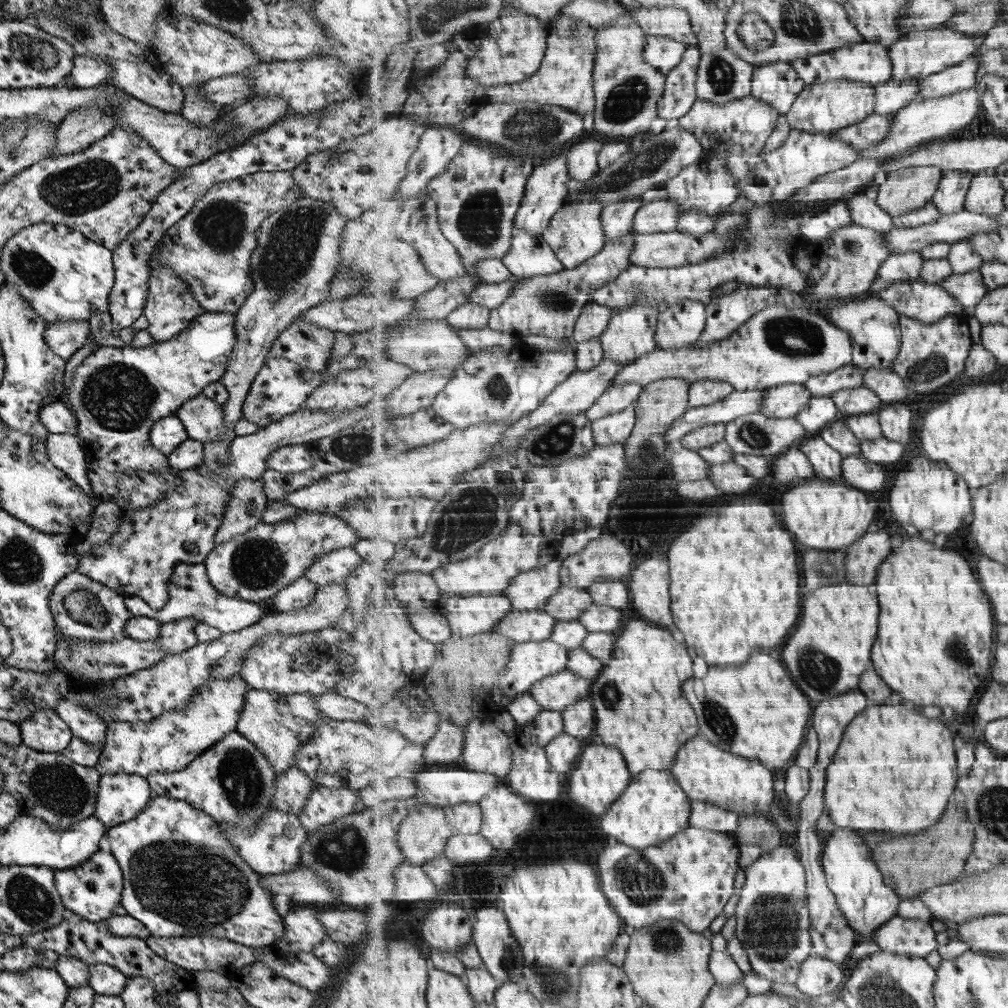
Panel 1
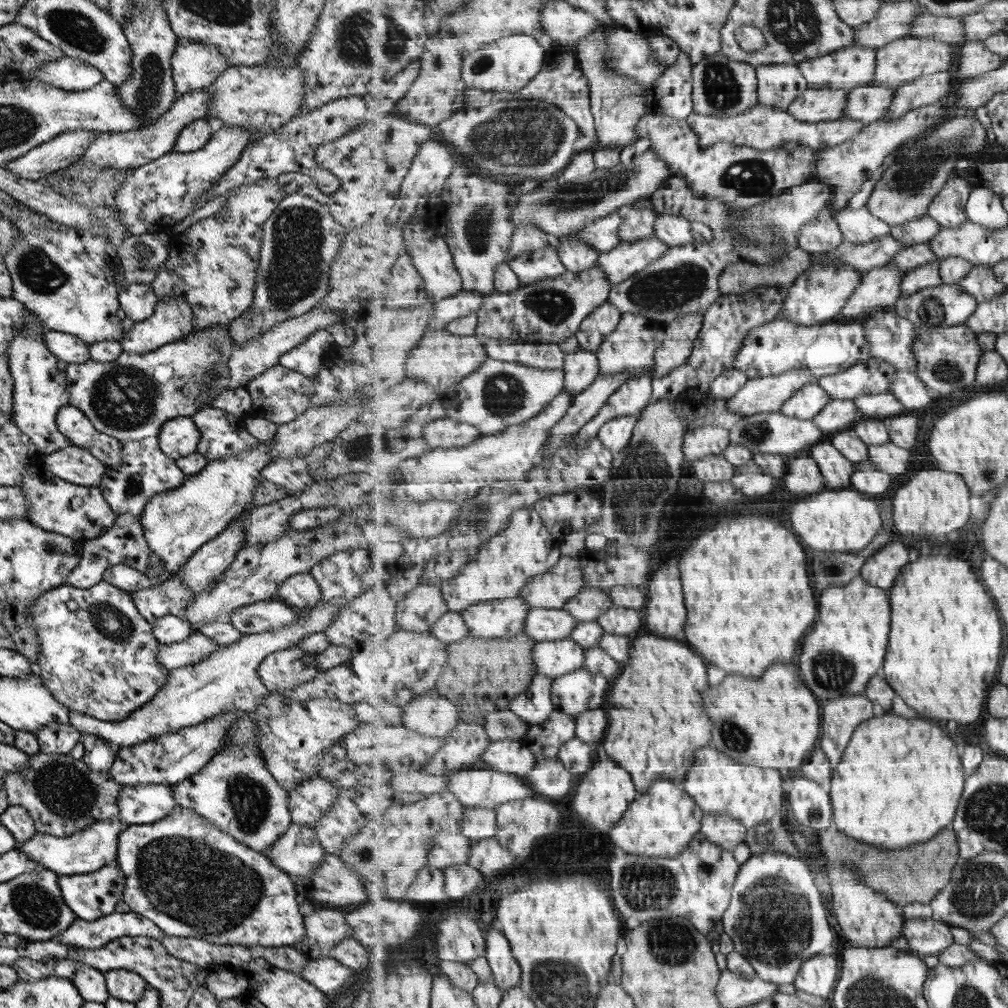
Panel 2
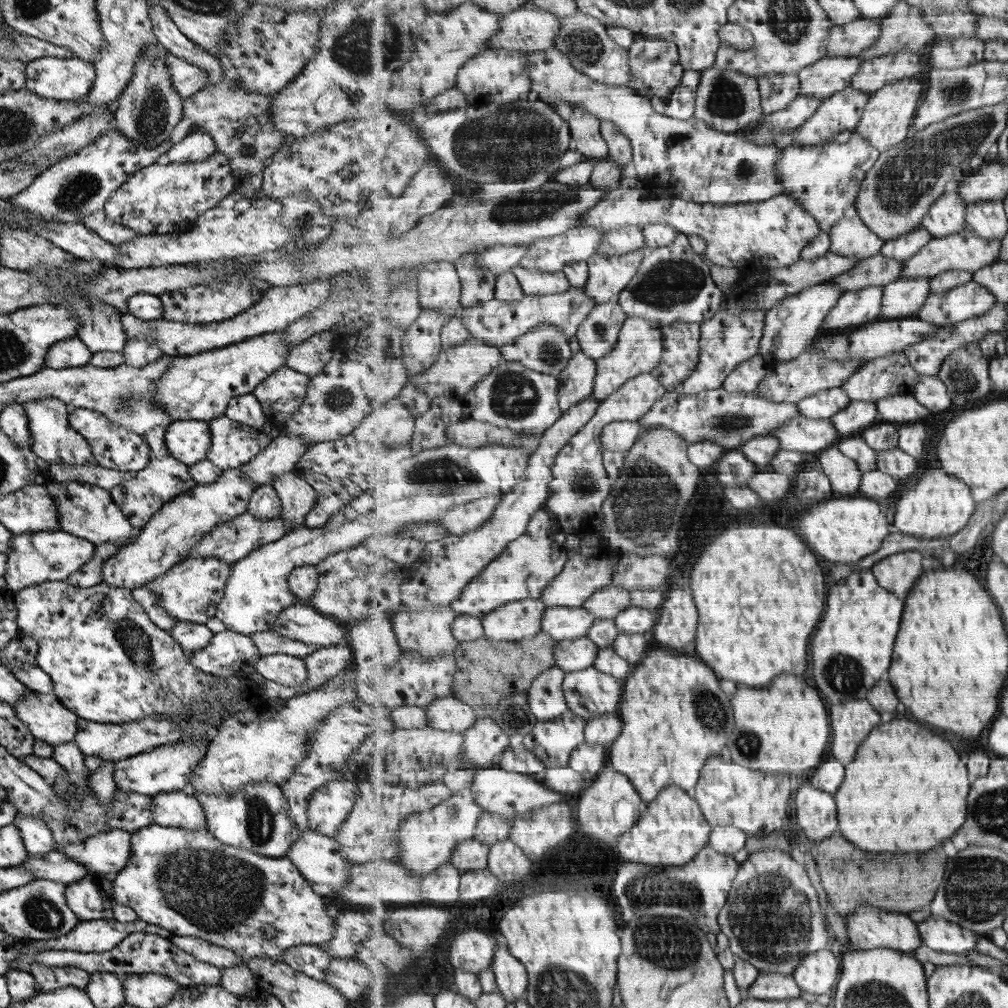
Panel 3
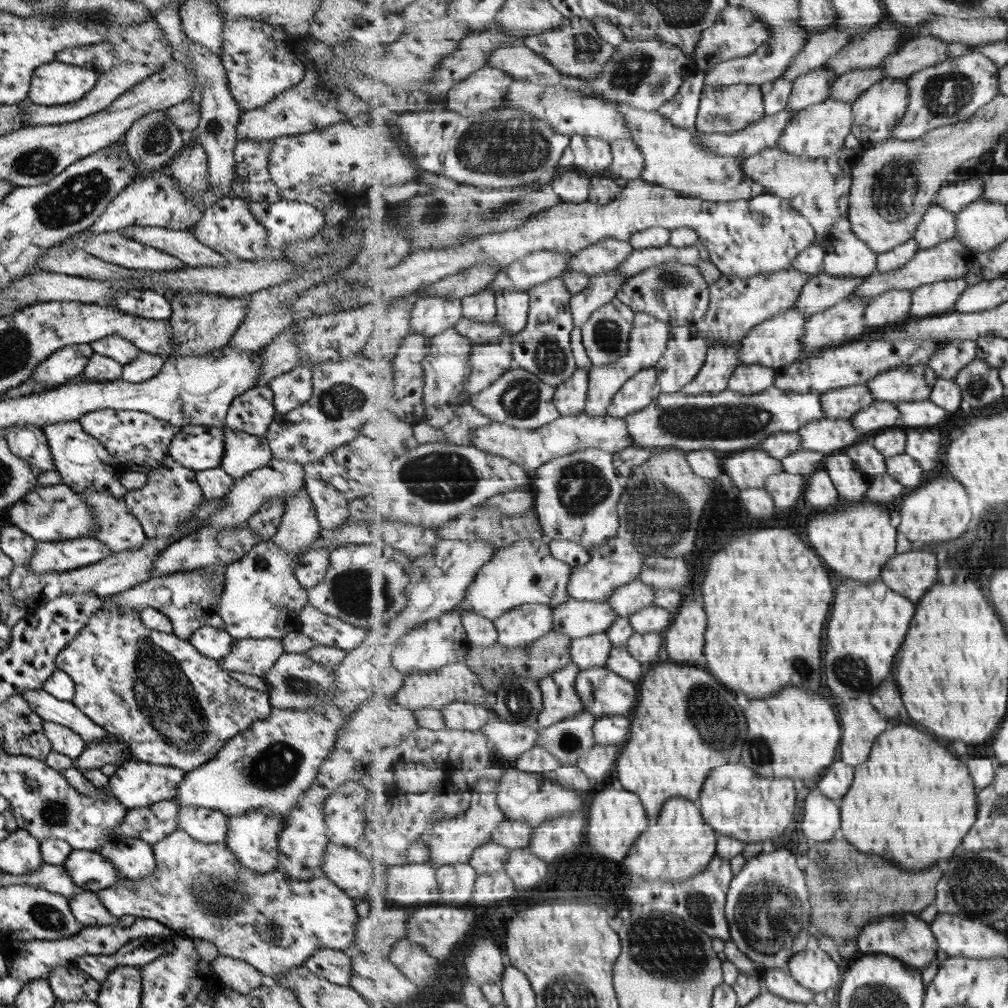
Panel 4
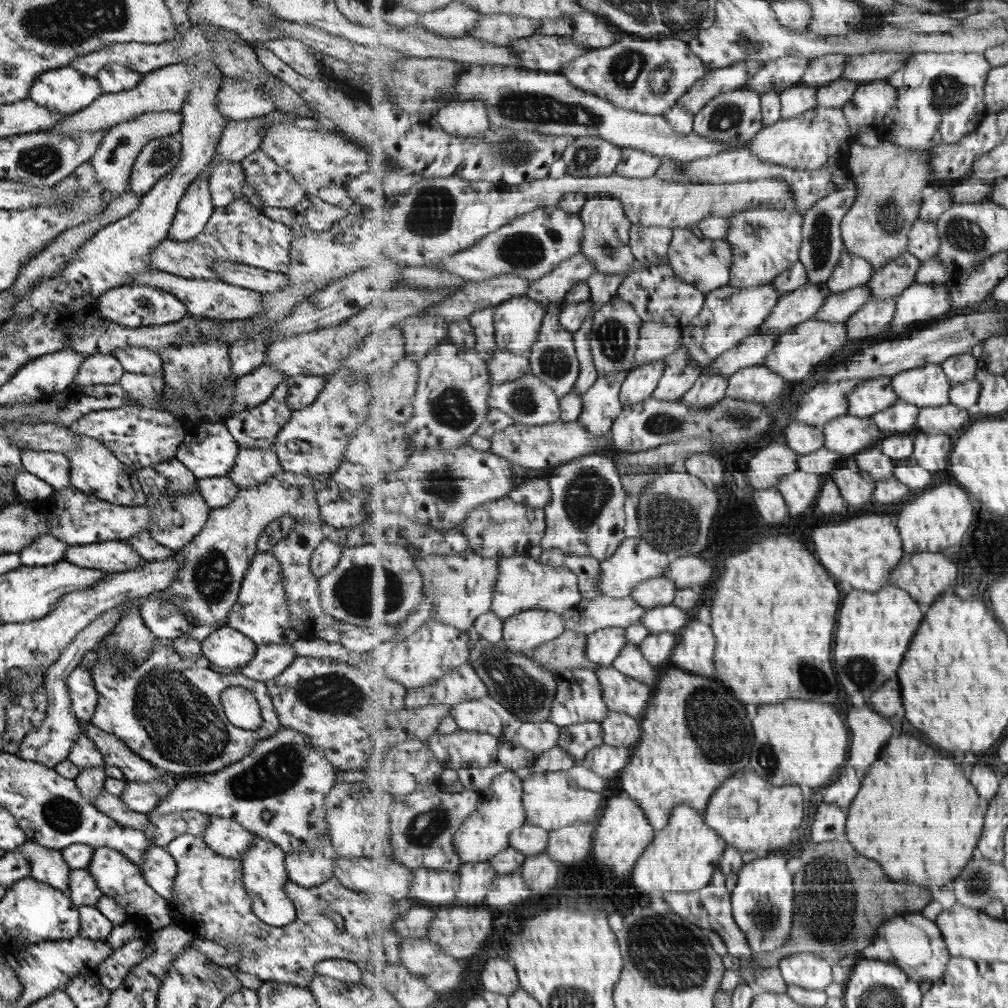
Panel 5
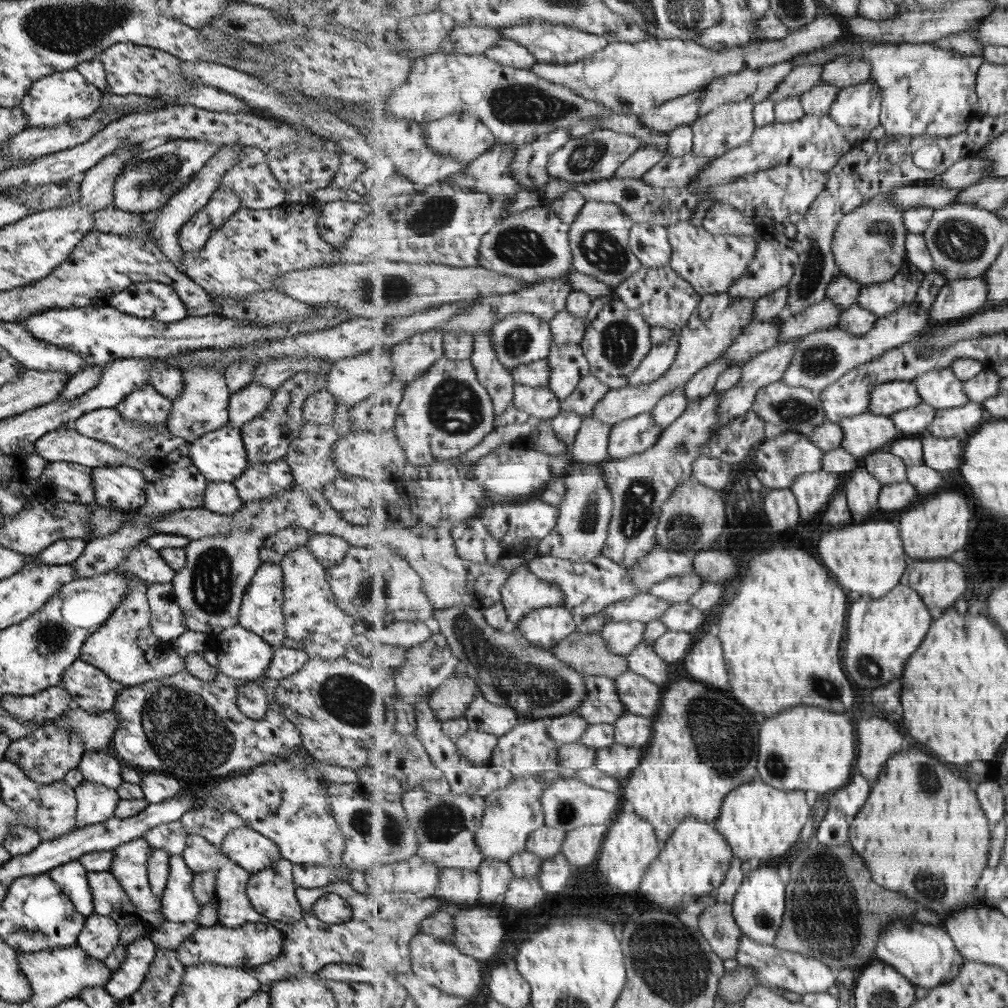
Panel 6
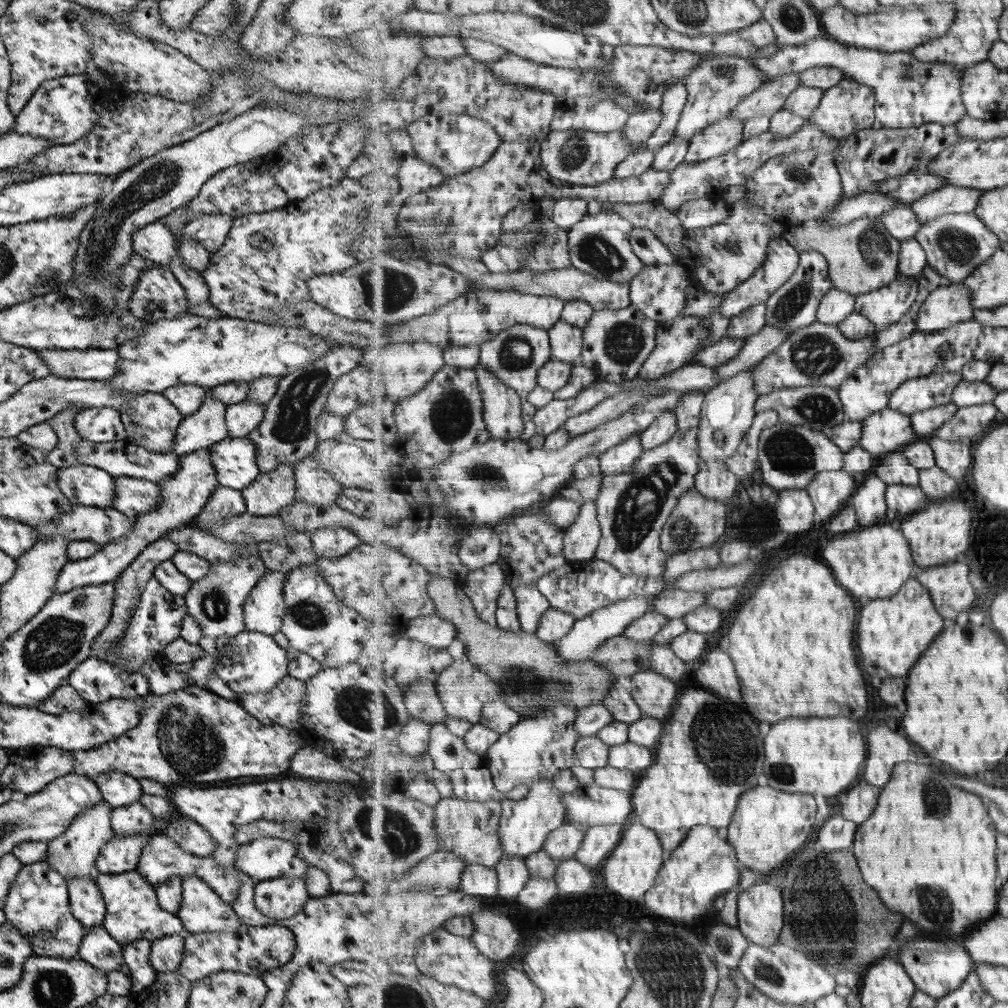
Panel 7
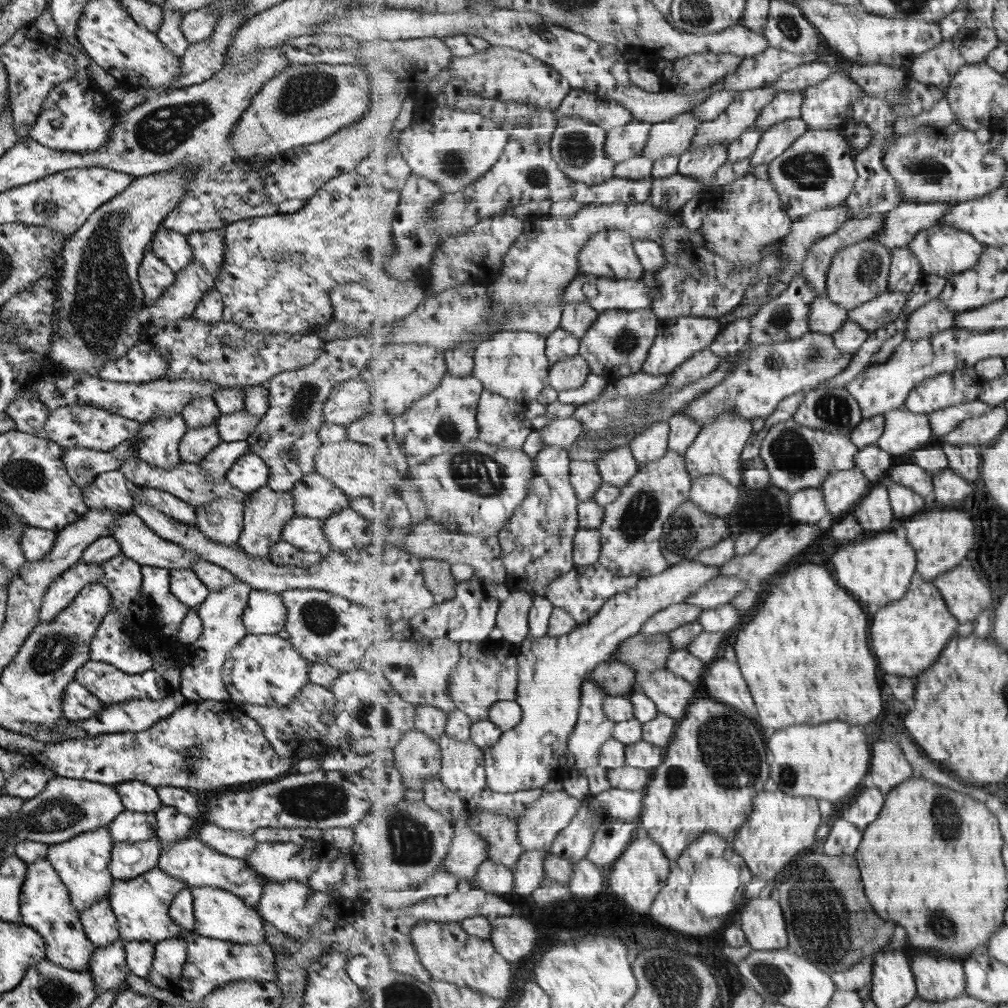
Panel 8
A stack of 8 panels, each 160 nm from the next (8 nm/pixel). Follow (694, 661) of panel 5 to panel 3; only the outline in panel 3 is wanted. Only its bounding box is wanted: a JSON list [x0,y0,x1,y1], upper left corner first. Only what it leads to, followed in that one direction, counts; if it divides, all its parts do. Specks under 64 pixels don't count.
[651,586,700,655]

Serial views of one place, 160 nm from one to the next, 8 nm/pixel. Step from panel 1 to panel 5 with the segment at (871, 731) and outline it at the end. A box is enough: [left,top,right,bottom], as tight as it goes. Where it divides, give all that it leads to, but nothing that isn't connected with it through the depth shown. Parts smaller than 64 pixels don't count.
[845,734,988,886]

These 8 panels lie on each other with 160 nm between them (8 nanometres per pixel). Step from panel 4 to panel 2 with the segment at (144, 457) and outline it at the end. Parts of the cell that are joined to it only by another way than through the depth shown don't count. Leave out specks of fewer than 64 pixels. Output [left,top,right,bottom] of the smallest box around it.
[55,404,122,467]

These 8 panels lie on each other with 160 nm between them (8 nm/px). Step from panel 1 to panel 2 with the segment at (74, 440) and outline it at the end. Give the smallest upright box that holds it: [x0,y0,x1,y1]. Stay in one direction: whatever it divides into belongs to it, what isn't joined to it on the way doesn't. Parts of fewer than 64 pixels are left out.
[42,444,105,487]

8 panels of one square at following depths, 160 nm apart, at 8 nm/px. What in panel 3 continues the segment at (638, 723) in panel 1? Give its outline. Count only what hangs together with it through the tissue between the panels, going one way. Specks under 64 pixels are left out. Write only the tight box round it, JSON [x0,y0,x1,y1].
[609,646,735,804]

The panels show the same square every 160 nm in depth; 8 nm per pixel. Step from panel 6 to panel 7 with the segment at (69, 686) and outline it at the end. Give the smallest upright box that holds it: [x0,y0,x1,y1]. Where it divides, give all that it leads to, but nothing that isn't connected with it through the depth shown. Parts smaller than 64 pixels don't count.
[67,656,151,704]

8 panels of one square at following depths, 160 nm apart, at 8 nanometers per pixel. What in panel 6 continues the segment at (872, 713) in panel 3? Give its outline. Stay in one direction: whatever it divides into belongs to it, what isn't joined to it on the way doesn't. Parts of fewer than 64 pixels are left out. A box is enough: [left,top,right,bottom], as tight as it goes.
[856,718,905,784]

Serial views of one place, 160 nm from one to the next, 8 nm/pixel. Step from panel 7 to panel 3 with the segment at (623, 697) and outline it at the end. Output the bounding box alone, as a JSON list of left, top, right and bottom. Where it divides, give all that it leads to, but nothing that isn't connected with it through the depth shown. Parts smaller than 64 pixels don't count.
[528,667,569,722]

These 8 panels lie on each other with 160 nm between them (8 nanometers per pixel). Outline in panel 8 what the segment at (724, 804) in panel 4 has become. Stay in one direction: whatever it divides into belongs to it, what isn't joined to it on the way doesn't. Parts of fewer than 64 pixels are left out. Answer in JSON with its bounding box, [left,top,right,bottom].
[733,788,823,880]

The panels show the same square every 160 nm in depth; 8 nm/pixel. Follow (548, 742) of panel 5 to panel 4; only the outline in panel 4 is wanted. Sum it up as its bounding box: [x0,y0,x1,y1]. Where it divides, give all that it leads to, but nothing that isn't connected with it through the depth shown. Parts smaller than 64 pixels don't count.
[479,709,539,761]

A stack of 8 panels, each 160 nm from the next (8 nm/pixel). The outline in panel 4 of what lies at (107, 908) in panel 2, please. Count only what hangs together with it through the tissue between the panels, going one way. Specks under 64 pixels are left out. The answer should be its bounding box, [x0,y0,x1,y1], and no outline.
[68,889,116,927]

